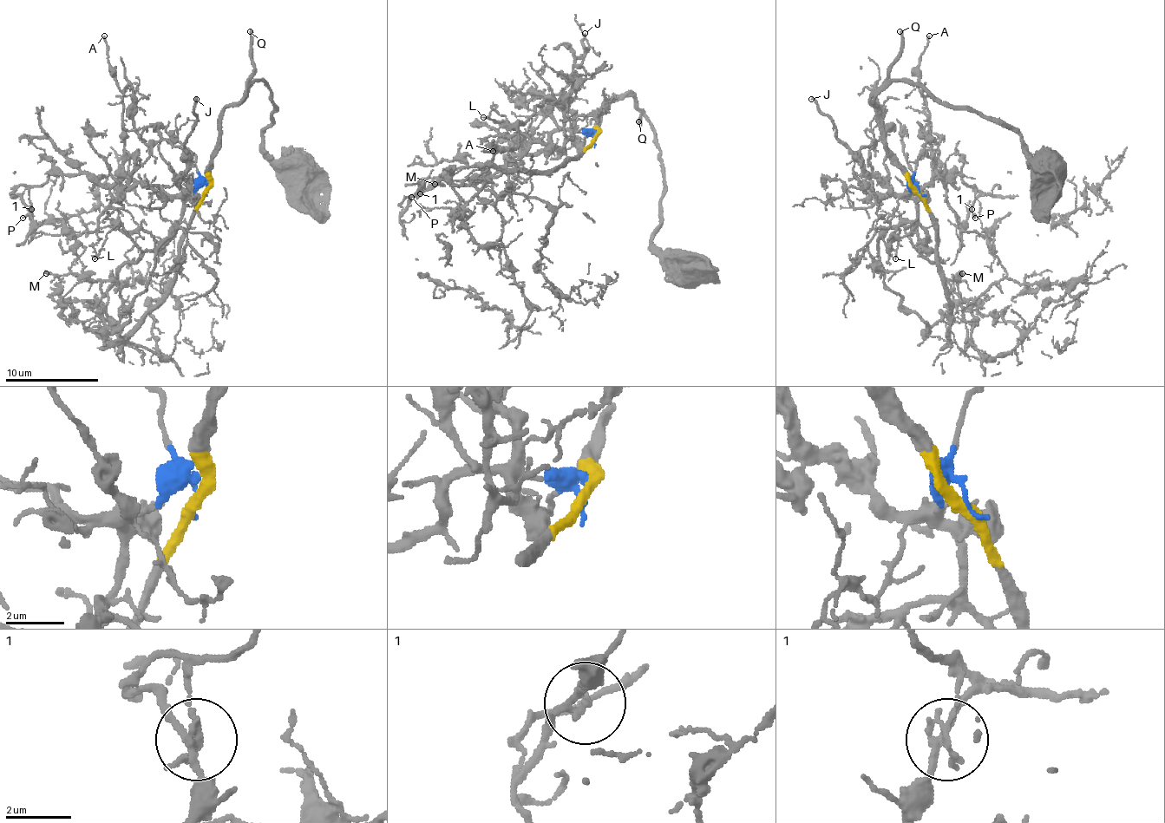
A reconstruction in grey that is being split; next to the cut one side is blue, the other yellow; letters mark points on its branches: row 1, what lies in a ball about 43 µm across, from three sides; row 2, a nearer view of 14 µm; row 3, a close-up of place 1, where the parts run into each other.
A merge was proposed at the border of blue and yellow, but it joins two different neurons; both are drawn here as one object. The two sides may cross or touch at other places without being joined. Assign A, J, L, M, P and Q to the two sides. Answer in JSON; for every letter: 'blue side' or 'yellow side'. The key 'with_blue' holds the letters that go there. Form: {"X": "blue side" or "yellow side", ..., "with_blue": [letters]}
{"A": "blue side", "J": "blue side", "L": "blue side", "M": "blue side", "P": "blue side", "Q": "yellow side", "with_blue": ["A", "J", "L", "M", "P"]}

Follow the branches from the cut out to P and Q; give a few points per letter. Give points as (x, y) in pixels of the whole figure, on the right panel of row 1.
P: (920, 192), (913, 185), (908, 196), (939, 180), (944, 187), (944, 173), (955, 173), (974, 189), (974, 218)
Q: (920, 192), (886, 145), (883, 120), (876, 110), (873, 98), (901, 44), (899, 30)

